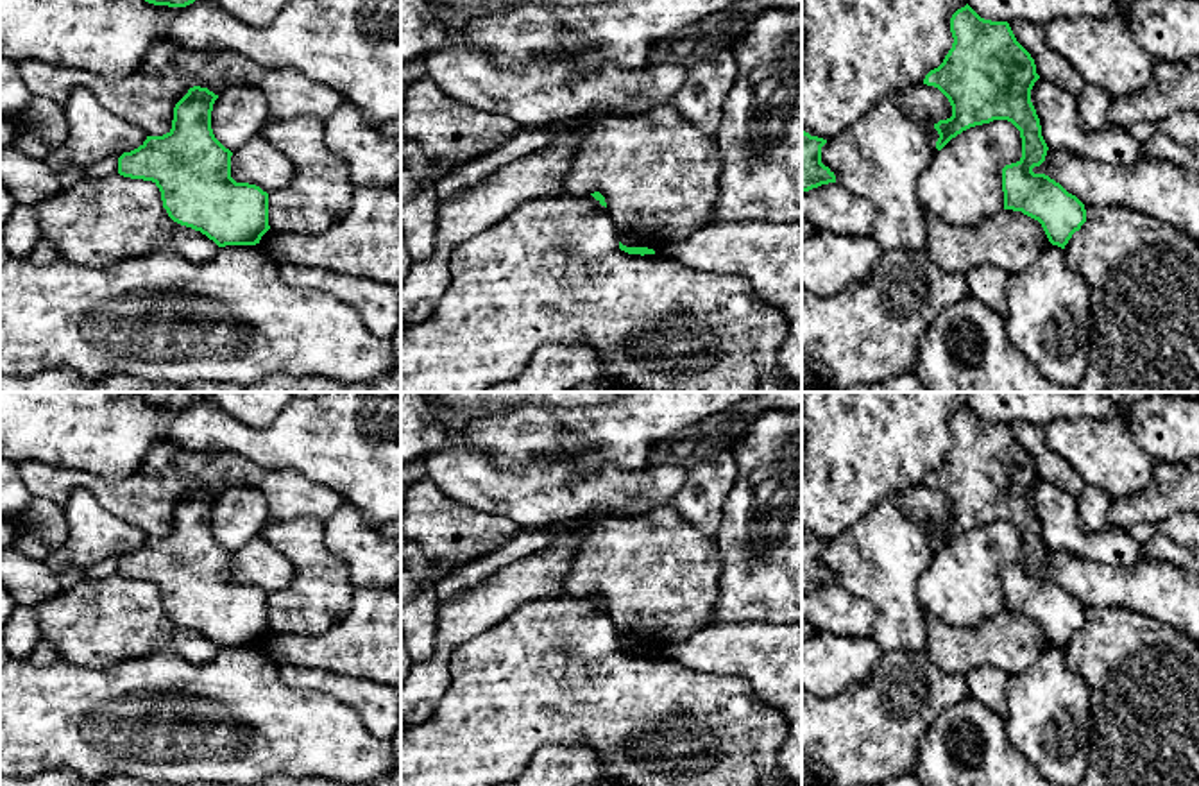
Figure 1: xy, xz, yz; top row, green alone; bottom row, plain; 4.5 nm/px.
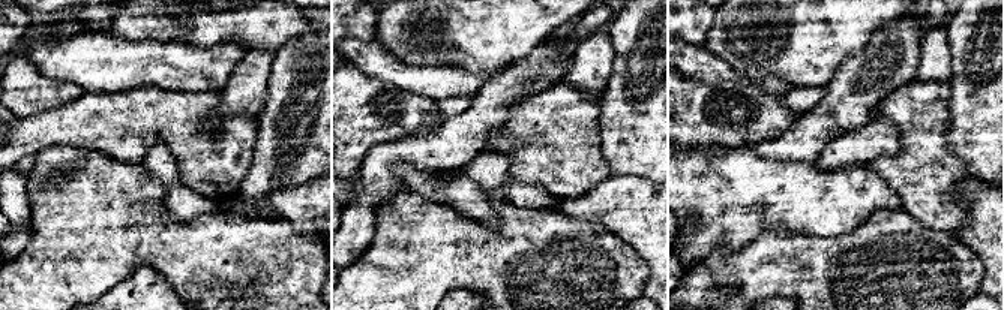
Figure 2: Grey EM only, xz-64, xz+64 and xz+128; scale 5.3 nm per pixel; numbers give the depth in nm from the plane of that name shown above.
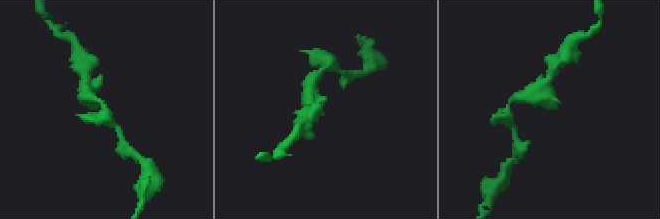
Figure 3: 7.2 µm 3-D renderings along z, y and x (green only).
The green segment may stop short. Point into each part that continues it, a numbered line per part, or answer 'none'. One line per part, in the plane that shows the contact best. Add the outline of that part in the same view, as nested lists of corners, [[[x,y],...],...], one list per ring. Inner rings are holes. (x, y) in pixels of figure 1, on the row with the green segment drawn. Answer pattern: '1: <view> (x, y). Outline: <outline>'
none

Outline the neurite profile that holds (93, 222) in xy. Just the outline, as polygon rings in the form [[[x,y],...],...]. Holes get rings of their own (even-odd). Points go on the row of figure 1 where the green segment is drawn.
[[[118,172],[61,186],[34,211],[41,236],[55,245],[64,261],[84,267],[106,267],[157,251],[204,263],[218,252],[206,235],[168,217],[156,183]]]

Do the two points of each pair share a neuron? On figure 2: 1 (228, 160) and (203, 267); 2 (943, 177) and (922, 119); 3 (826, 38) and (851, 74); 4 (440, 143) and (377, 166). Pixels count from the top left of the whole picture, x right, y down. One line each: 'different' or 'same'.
1: different
2: same
3: different
4: same

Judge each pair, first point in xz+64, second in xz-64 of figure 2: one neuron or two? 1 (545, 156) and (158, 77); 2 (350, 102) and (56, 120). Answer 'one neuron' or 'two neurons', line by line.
1: two neurons
2: two neurons

